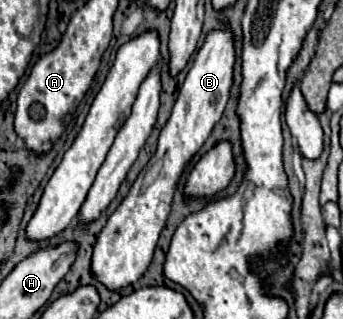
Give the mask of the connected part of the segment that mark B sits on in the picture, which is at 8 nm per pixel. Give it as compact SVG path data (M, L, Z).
M212 31L202 49L196 53L194 63L186 75L180 95L174 103L172 115L158 137L156 155L150 157L148 165L140 171L130 193L124 197L120 207L110 215L106 227L98 235L92 255L92 273L108 289L118 291L142 277L148 269L160 231L166 225L172 209L172 199L178 187L178 179L188 167L190 159L200 151L204 141L210 137L212 127L220 121L230 87L234 67L234 43L230 31Z

